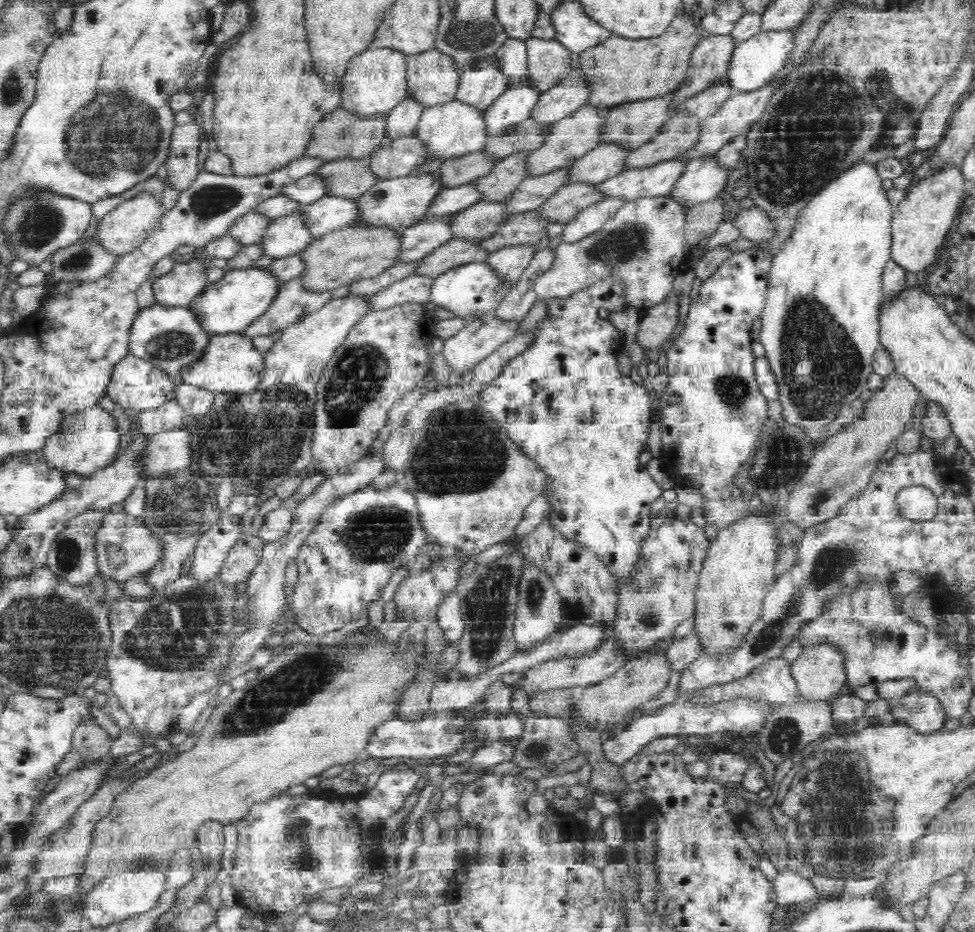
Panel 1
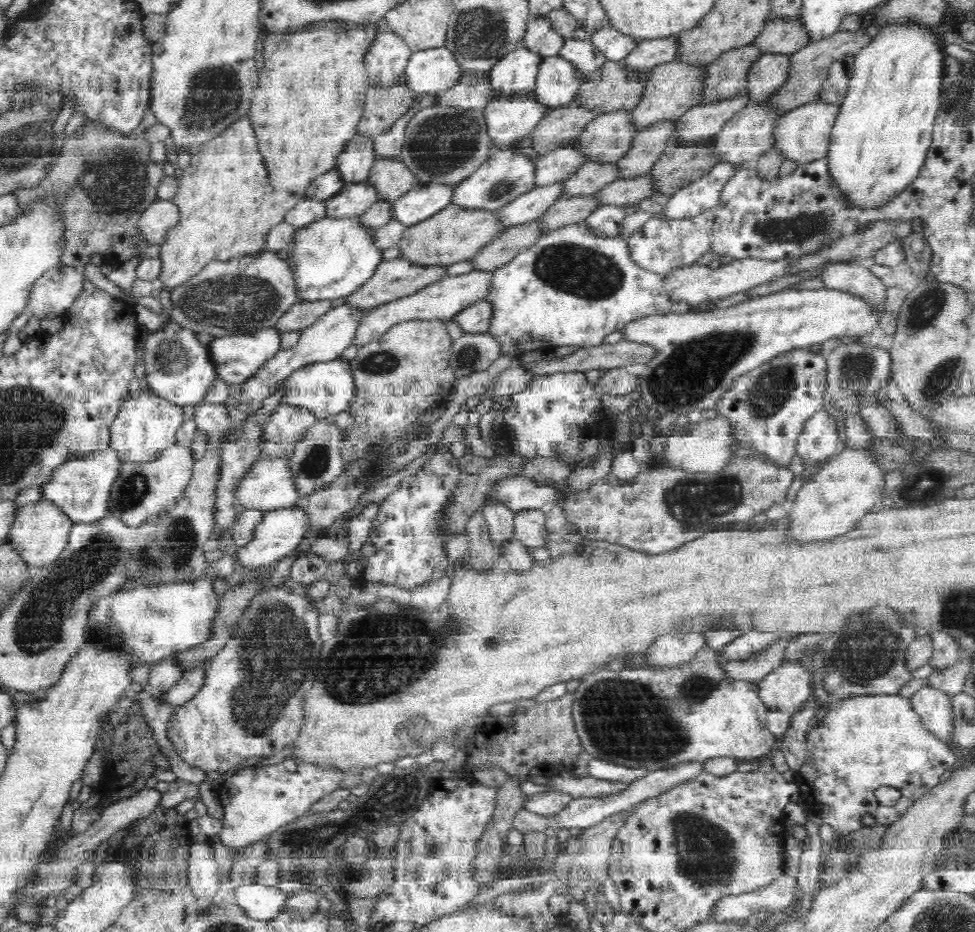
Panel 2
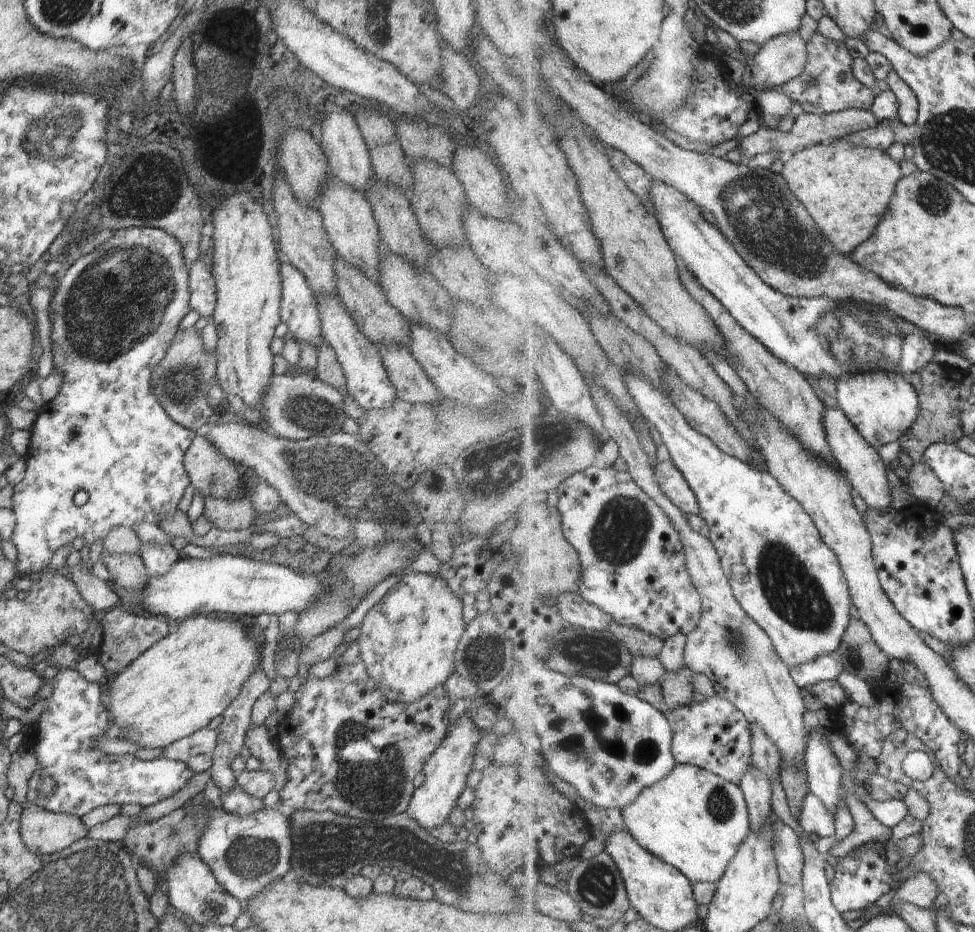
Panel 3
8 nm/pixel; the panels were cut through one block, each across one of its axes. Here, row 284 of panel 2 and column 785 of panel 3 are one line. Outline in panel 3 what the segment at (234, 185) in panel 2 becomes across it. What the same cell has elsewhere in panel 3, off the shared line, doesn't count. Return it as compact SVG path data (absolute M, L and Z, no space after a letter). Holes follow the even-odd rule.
M850 139L820 143L785 163L783 177L809 208L828 240L846 256L872 238L889 211L902 176L900 163L884 149L858 146Z

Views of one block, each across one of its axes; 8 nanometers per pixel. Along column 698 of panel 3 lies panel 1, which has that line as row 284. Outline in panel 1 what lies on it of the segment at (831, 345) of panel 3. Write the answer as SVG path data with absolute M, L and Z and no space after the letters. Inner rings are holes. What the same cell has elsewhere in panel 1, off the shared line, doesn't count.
M262 268L233 270L224 273L224 276L215 282L207 281L204 290L201 290L187 307L195 313L196 322L200 323L202 331L209 336L242 333L242 330L250 326L255 318L264 314L280 284L281 282L274 279L268 271L264 273Z

